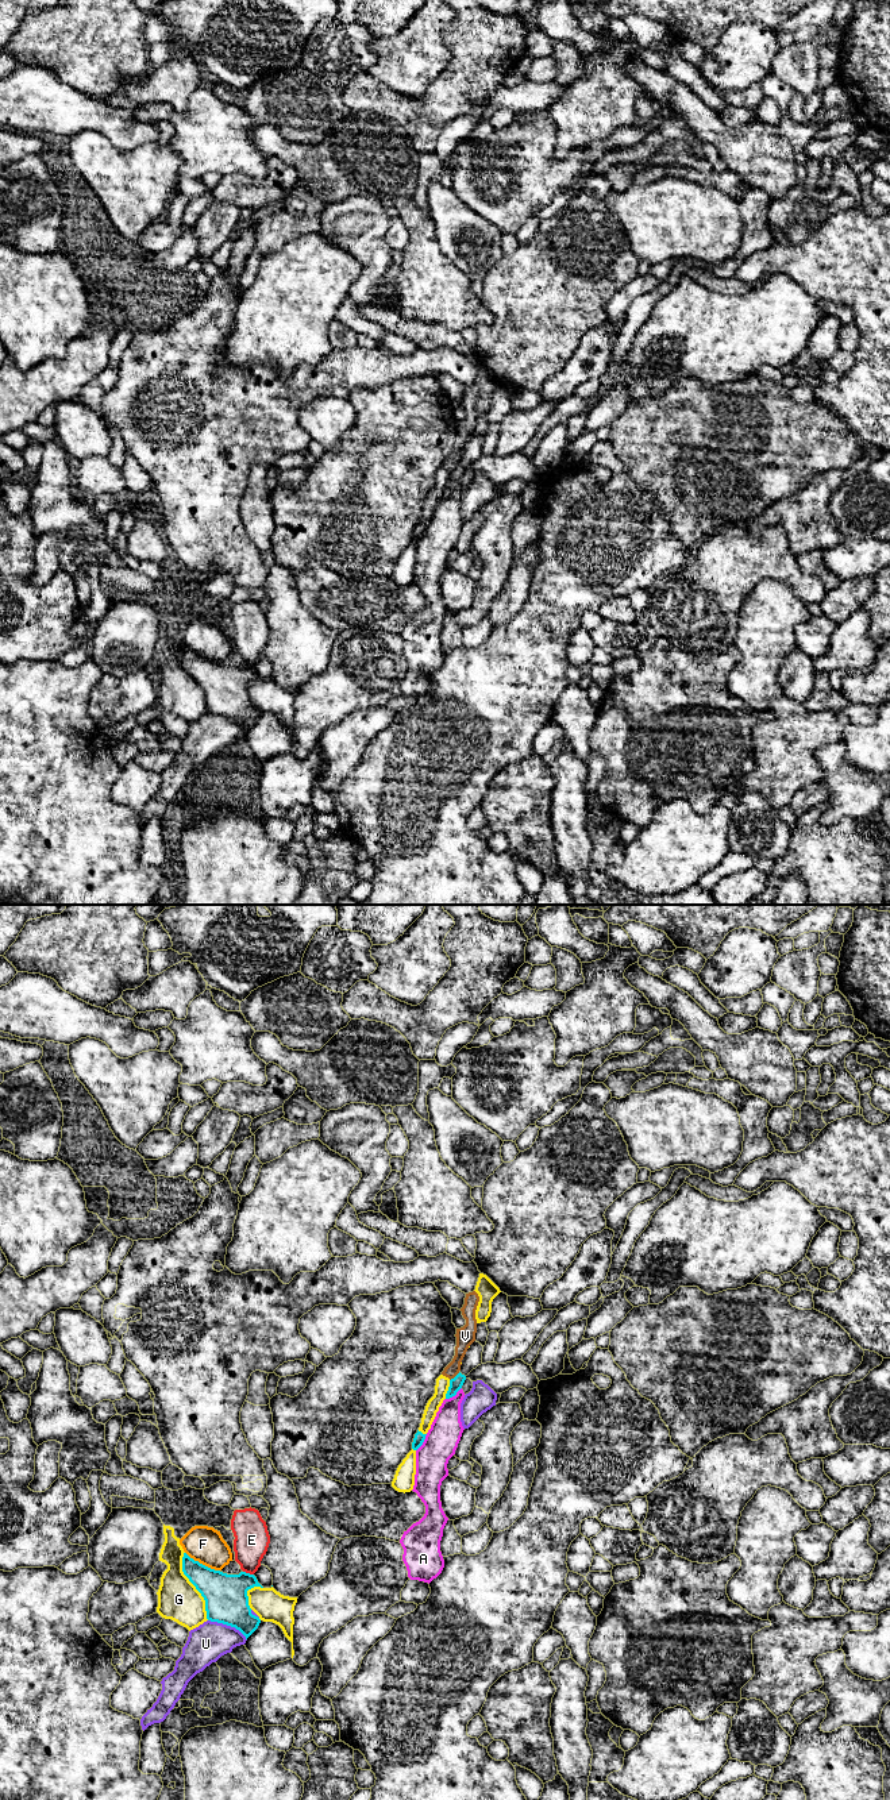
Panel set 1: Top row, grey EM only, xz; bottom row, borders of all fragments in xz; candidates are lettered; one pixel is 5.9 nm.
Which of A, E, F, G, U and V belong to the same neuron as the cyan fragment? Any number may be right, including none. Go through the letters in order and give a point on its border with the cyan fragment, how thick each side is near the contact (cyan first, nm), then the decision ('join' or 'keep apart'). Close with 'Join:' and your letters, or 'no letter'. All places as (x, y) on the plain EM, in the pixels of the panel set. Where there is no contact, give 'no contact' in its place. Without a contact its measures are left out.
A: xz (454, 488) | 80/190 nm | keep apart
E: xz (249, 666) | 260/200 nm | keep apart
F: xz (201, 656) | 260/220 nm | keep apart
G: xz (193, 677) | 260/240 nm | keep apart
U: xz (228, 717) | 260/220 nm | keep apart
V: xz (455, 469) | 80/110 nm | keep apart
Join: no letter

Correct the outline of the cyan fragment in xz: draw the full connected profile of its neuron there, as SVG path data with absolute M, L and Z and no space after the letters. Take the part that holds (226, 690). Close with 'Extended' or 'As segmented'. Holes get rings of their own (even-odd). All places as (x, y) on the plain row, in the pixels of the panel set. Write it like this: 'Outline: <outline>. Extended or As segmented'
Outline: M182 650L182 664L205 693L207 712L239 722L246 732L258 721L261 712L251 706L247 683L263 681L254 667L227 667Z. As segmented

